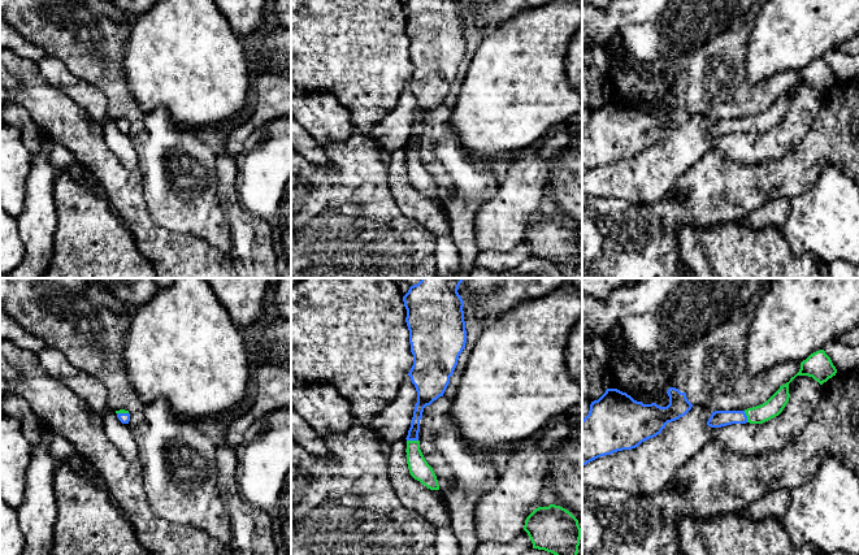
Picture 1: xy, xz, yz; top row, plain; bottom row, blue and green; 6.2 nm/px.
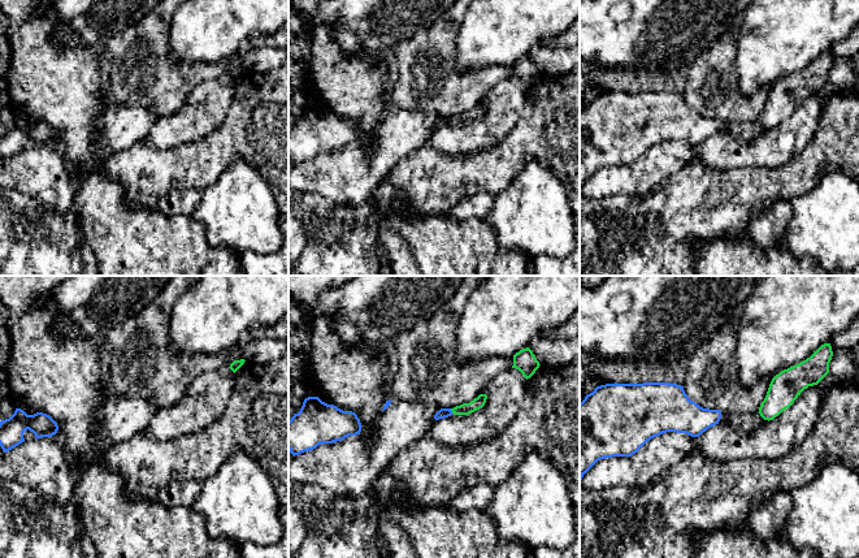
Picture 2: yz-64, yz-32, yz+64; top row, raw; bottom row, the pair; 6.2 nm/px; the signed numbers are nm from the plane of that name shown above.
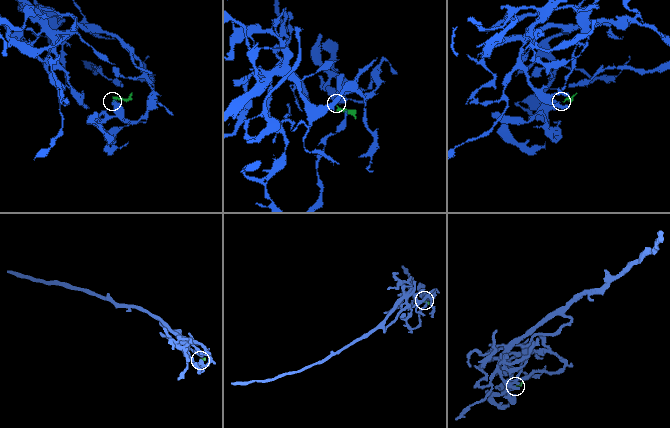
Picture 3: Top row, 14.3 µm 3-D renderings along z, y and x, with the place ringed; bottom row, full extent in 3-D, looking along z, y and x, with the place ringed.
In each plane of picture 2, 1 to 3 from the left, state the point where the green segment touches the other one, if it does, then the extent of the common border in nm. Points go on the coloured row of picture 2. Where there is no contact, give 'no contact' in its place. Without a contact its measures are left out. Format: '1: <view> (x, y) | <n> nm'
1: no contact
2: yz-32 (451, 411) | 40 nm
3: no contact

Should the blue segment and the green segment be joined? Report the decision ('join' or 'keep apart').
join

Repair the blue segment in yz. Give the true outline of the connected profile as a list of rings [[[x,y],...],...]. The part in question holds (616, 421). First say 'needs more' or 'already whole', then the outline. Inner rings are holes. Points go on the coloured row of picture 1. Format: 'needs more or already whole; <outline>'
already whole; [[[669,387],[667,394],[667,407],[656,403],[643,404],[617,389],[607,389],[598,400],[591,402],[589,415],[582,420],[582,467],[600,456],[638,447],[660,434],[668,422],[678,420],[691,409],[693,404],[687,400],[686,393]]]

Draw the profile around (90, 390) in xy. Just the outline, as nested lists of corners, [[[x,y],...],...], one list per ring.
[[[45,347],[38,352],[42,368],[53,378],[62,382],[78,395],[94,412],[100,416],[109,409],[107,389],[92,376],[74,368],[57,350]]]

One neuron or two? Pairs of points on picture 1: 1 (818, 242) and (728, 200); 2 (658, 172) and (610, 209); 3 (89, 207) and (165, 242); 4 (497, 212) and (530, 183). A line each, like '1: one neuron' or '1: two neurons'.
1: two neurons
2: two neurons
3: two neurons
4: one neuron

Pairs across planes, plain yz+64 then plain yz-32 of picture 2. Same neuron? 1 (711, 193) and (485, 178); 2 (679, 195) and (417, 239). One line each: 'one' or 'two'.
1: one
2: two

